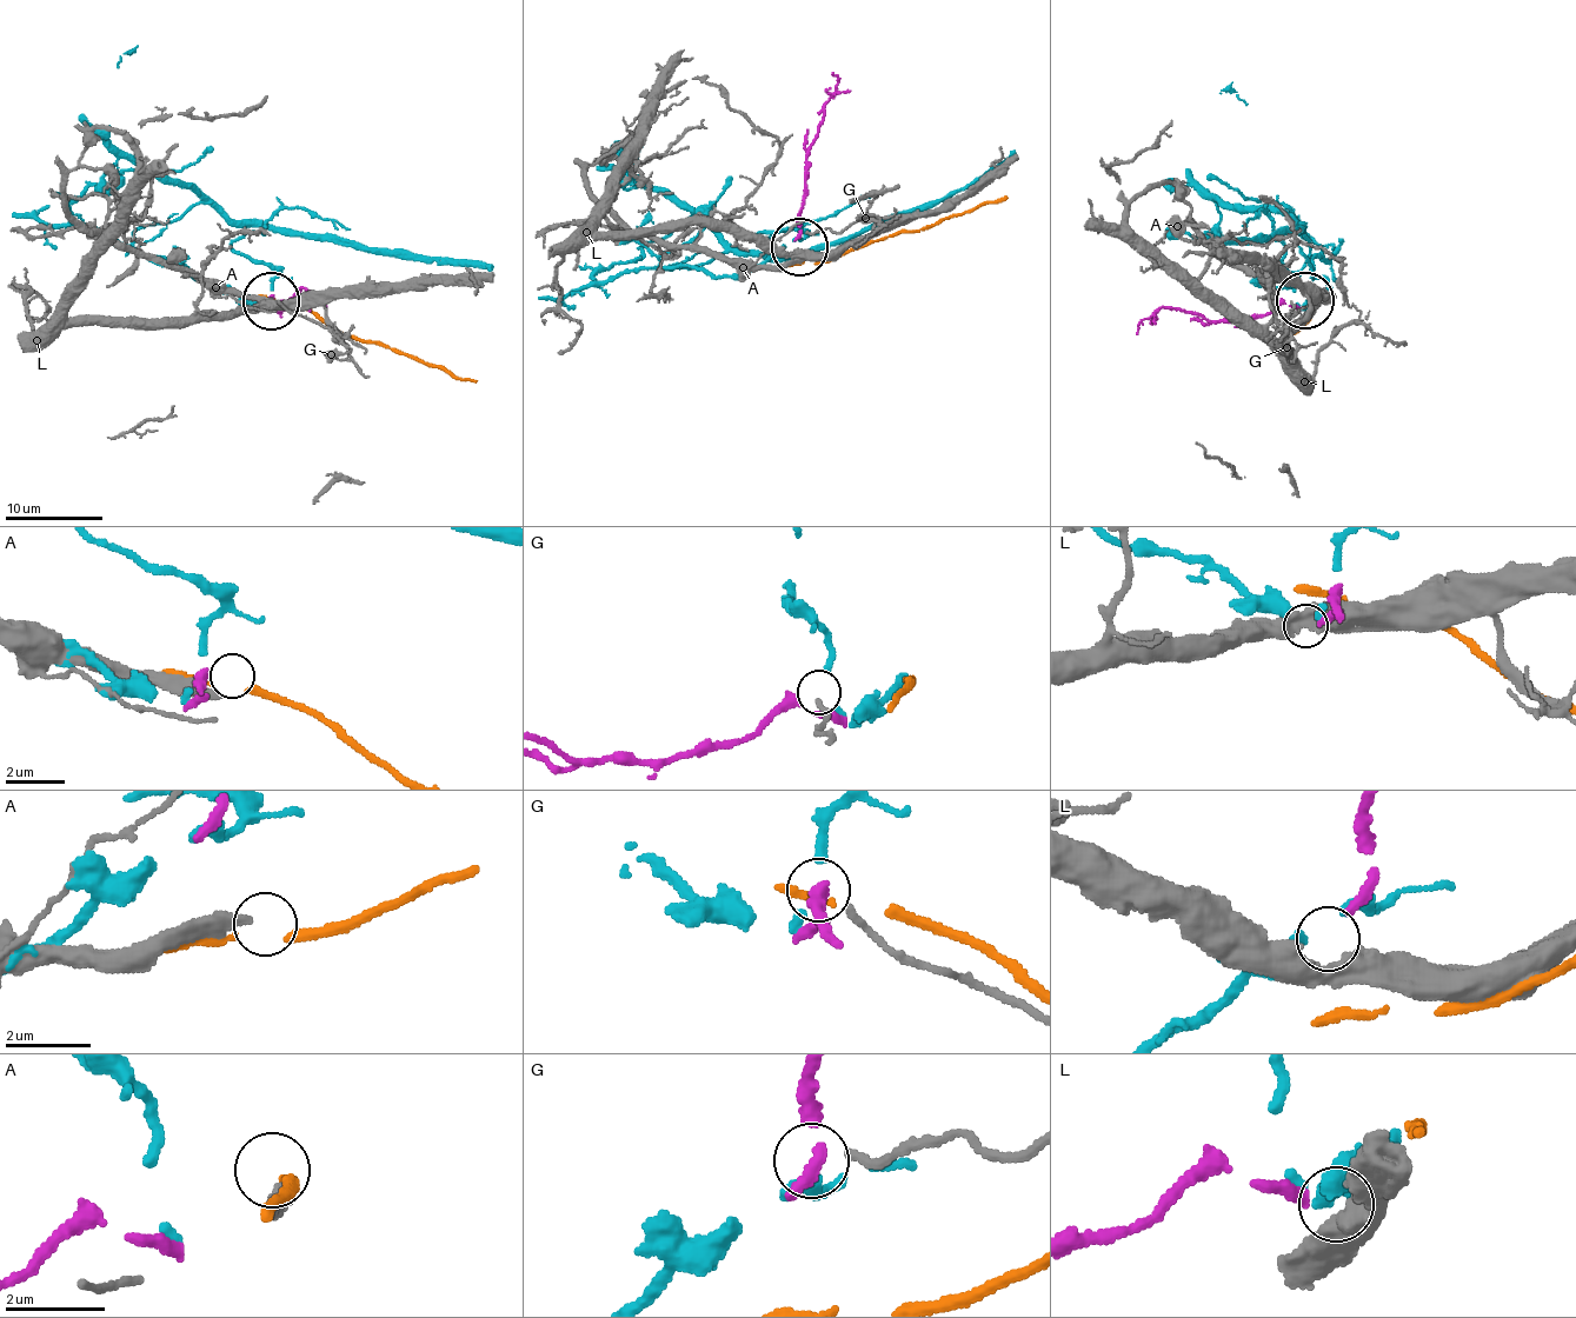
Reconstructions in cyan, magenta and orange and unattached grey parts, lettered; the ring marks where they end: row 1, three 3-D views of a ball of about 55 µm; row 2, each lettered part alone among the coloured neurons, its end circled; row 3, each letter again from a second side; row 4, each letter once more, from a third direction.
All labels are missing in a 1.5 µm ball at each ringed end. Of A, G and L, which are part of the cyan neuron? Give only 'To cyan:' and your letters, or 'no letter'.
To cyan: no letter

